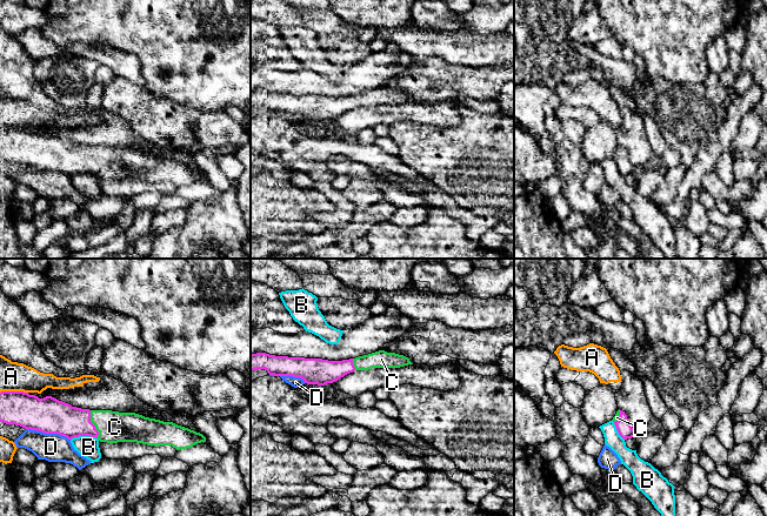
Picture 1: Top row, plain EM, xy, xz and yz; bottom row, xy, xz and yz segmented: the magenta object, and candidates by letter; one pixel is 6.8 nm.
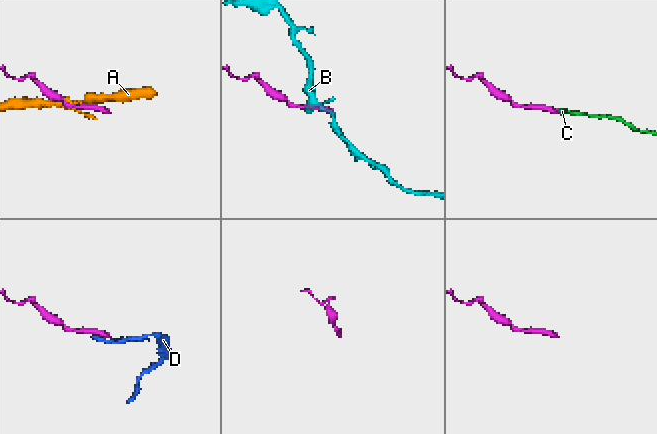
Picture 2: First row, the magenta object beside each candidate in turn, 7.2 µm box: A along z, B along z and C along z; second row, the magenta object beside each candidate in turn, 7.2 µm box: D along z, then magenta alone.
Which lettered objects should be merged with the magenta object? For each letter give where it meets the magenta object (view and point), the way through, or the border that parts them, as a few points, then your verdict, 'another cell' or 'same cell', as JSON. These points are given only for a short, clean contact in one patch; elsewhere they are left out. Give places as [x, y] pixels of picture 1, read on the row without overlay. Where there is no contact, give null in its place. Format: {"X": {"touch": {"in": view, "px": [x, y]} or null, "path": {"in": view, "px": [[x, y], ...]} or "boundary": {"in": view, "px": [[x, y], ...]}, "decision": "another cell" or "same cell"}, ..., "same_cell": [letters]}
{"A": {"touch": {"in": "xy", "px": [13, 128]}, "boundary": {"in": "xy", "px": [[27, 128], [0, 129]]}, "decision": "another cell"}, "B": {"touch": {"in": "xy", "px": [84, 172]}, "boundary": {"in": "xy", "px": [[97, 174], [74, 173], [71, 176]]}, "decision": "another cell"}, "C": {"touch": {"in": "xy", "px": [93, 161]}, "path": {"in": "xy", "px": [[58, 154], [93, 161], [113, 163]]}, "decision": "same cell"}, "D": {"touch": {"in": "xy", "px": [48, 169]}, "decision": "another cell"}, "same_cell": ["C"]}

